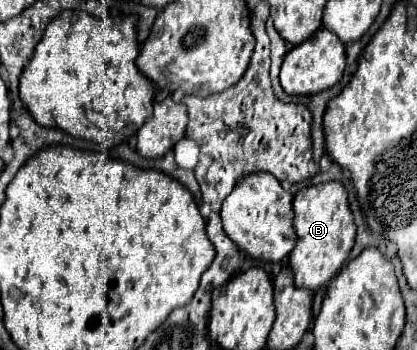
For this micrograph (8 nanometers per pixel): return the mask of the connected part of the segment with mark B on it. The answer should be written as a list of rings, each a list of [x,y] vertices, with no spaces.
[[[337,181],[305,187],[295,193],[293,211],[297,243],[289,255],[289,265],[295,273],[295,285],[315,291],[341,271],[355,243],[355,223],[347,201],[347,191]]]

